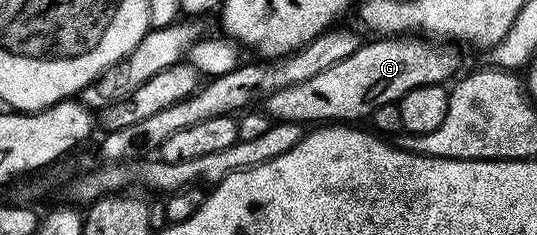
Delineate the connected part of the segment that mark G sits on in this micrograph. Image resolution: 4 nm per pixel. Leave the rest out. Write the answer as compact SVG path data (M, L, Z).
M392 35L387 39L372 39L369 43L361 44L346 59L334 63L334 67L326 67L314 79L306 79L297 85L286 87L274 95L270 95L266 102L266 112L276 121L316 121L312 123L356 123L359 117L371 118L378 107L399 102L414 87L423 85L439 85L447 82L447 77L456 69L456 57L448 49L439 49L431 40L419 41L416 35Z

